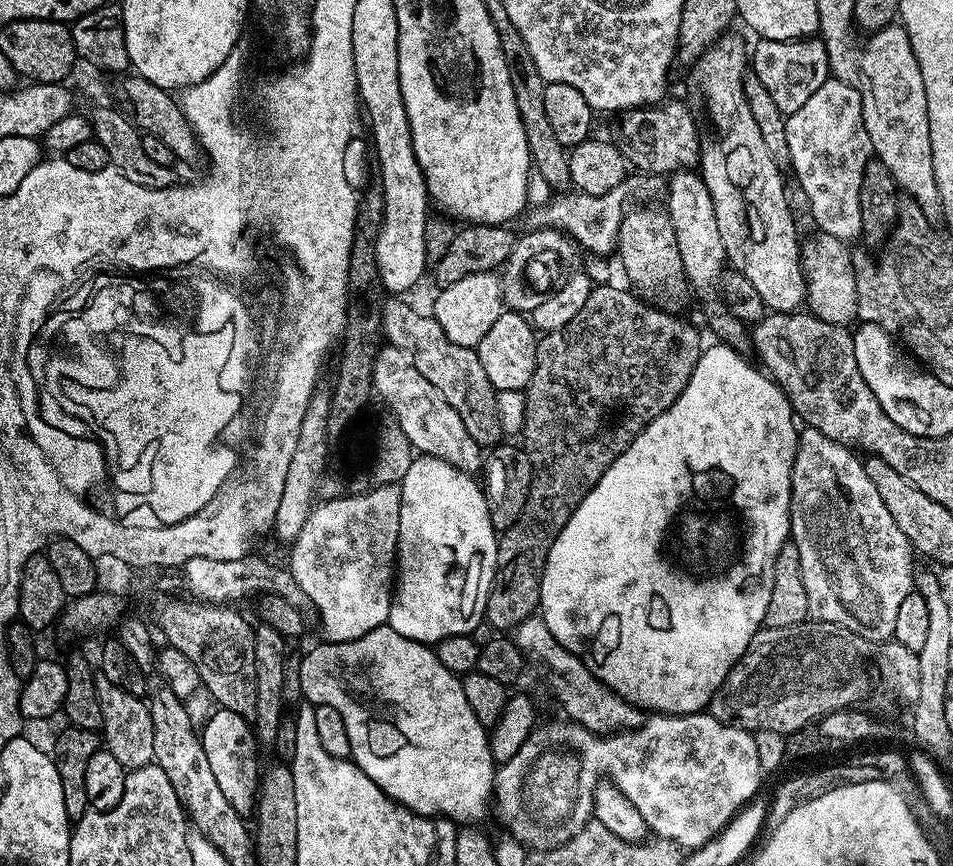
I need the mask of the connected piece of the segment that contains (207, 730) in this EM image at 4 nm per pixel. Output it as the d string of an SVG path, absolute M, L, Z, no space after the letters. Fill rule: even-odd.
M217 707L216 713L209 718L202 728L202 739L206 758L210 762L210 770L214 770L214 782L218 782L218 790L222 790L226 802L236 813L245 818L251 817L258 797L258 768L256 772L257 739L254 728L245 717Z

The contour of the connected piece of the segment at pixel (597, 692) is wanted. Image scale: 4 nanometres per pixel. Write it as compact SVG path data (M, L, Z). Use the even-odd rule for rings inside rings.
M539 615L526 618L514 630L514 639L520 652L529 660L537 660L544 667L544 676L552 687L558 703L564 707L563 715L574 724L581 724L586 730L597 734L619 734L625 730L639 728L642 723L641 709L628 701L612 689L607 688L595 674L580 661L570 650L566 650L550 634L546 622Z

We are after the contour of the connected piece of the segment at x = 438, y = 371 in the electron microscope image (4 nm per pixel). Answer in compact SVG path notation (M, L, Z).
M398 296L385 299L381 324L383 337L391 347L407 350L415 369L454 407L467 434L477 445L481 448L495 447L503 433L498 414L498 393L488 379L476 350L458 346L446 338L436 319L429 313L414 310L402 300L405 299Z

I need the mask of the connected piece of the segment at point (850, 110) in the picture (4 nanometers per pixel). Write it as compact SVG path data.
M829 78L799 110L787 113L784 121L786 130L786 146L790 150L788 164L808 199L808 208L812 211L812 220L820 232L830 234L845 242L861 235L862 213L859 210L859 194L862 174L869 160L873 159L872 143L866 134L866 126L862 118L862 102L858 90L854 90L846 82Z

